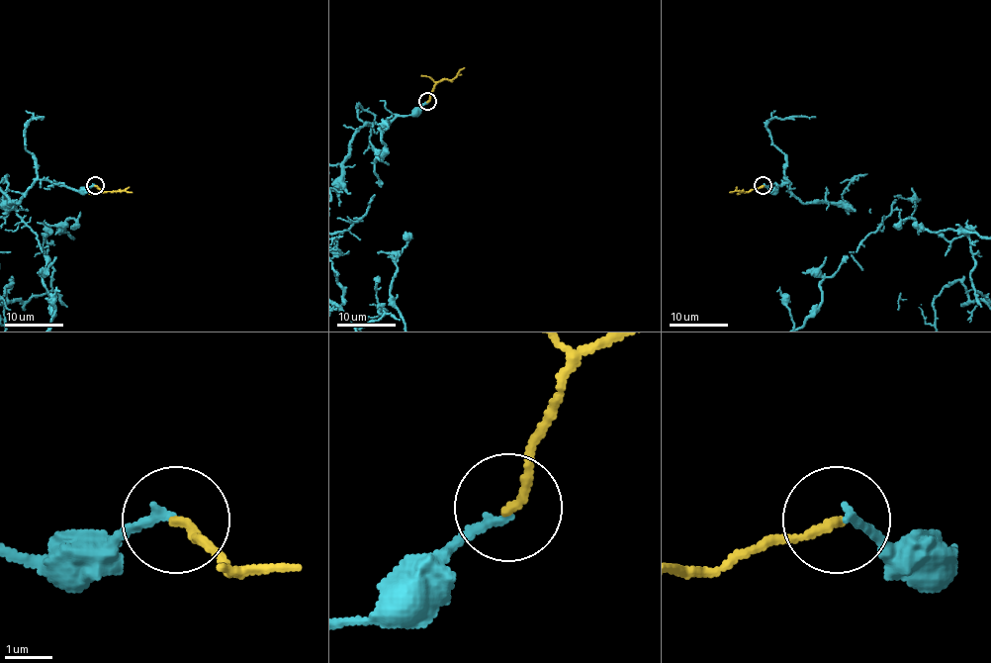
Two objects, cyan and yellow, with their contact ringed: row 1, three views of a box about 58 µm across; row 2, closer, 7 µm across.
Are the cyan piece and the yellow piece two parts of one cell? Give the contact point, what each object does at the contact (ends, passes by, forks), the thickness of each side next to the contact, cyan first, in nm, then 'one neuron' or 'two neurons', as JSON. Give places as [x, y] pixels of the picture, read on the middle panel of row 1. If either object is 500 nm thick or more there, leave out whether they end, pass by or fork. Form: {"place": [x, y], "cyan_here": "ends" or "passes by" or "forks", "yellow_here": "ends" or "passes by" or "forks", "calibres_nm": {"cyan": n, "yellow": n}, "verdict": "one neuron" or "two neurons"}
{"place": [427, 101], "cyan_here": "ends", "yellow_here": "ends", "calibres_nm": {"cyan": 170, "yellow": 180}, "verdict": "one neuron"}

